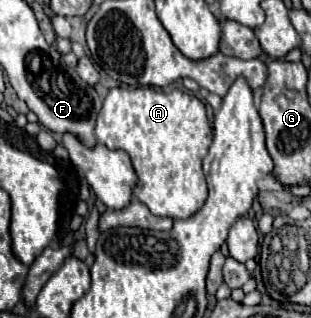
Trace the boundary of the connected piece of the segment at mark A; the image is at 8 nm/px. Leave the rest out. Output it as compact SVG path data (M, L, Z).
M115 87L107 93L103 101L103 109L95 125L95 137L109 149L123 149L129 153L133 169L137 173L133 195L141 203L145 203L153 215L171 219L189 219L203 207L207 199L207 183L203 177L201 161L207 155L209 145L213 141L213 129L207 121L205 105L195 95L179 89L163 93L153 87L135 87L135 89Z

